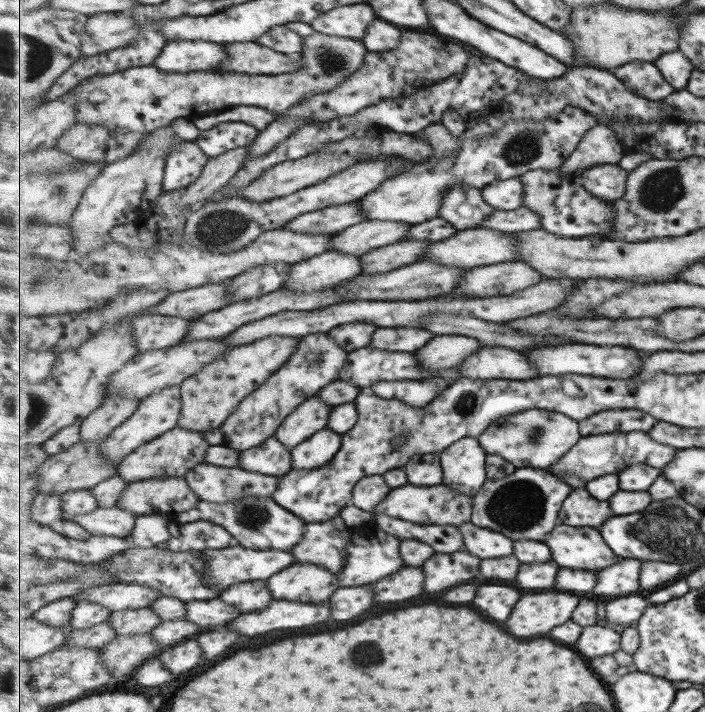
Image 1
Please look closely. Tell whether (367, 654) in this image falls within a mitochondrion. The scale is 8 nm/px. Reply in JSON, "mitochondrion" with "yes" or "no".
{"mitochondrion":"yes"}

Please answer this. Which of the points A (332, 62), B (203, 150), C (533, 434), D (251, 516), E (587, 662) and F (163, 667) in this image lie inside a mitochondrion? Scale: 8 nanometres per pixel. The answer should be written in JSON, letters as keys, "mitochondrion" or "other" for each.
{"A":"mitochondrion","B":"other","C":"mitochondrion","D":"mitochondrion","E":"other","F":"other"}

